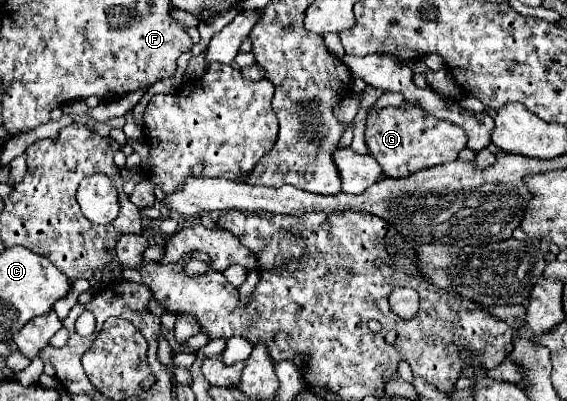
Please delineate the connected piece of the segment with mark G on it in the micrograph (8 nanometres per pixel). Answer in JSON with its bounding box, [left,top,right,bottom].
[365,105,467,177]

